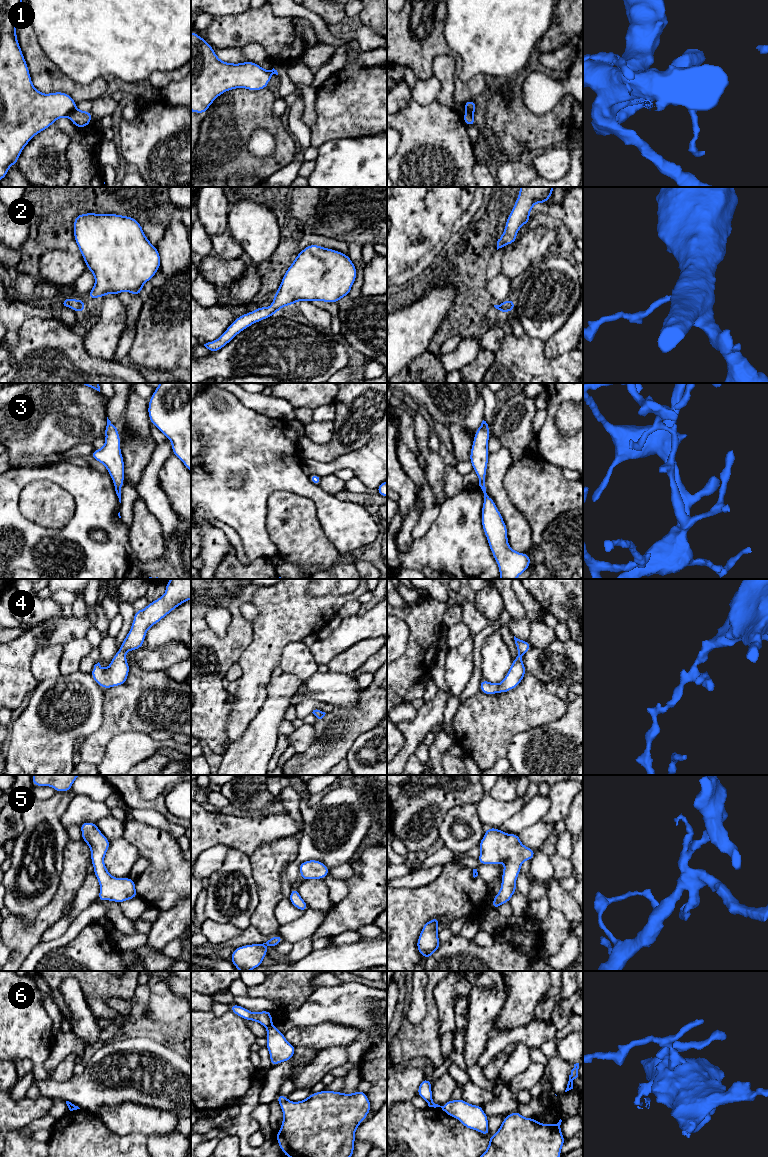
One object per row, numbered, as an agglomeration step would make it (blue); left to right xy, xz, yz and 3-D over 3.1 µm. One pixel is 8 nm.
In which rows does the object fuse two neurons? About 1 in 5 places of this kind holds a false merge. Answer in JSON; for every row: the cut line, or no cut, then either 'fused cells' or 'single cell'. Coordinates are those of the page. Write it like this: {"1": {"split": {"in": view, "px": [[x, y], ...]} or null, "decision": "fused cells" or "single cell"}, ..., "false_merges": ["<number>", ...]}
{"1": {"split": {"in": "xy", "px": [[76, 109], [68, 116]]}, "decision": "fused cells"}, "2": {"split": null, "decision": "single cell"}, "3": {"split": null, "decision": "single cell"}, "4": {"split": null, "decision": "single cell"}, "5": {"split": null, "decision": "single cell"}, "6": {"split": {"in": "xz", "px": [[272, 1025], [267, 1028]]}, "decision": "fused cells"}, "false_merges": ["1", "6"]}

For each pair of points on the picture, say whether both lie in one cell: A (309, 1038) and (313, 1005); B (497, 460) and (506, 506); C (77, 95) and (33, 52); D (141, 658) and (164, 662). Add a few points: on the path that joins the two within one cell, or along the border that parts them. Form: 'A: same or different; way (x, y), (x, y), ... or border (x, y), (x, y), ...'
A: different; border (334, 1022), (293, 1026), (288, 1030)
B: same; way (497, 471), (497, 492), (499, 495)
C: same; way (64, 83), (49, 78), (39, 65)
D: same; way (147, 659), (158, 659)

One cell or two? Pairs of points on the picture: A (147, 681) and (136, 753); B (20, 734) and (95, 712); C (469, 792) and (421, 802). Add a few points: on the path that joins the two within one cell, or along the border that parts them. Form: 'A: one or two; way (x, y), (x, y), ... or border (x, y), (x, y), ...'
A: two; border (149, 734), (122, 732), (116, 735)
B: one; way (39, 734), (44, 736), (68, 735), (79, 728)
C: one; way (457, 793), (452, 793), (446, 799), (433, 799)

